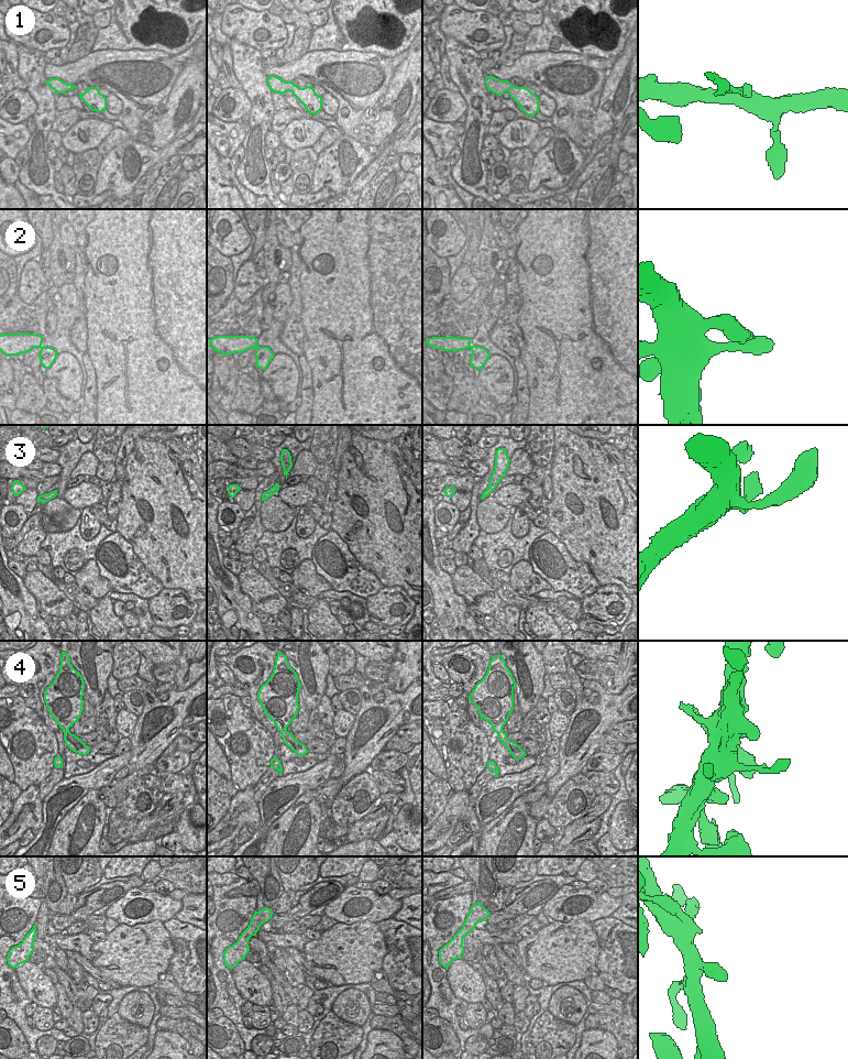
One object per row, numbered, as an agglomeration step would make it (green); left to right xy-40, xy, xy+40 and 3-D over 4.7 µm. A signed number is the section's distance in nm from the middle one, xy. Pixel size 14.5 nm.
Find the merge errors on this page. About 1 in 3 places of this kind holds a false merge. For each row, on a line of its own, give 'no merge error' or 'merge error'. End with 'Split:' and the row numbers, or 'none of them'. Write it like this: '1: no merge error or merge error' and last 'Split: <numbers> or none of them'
1: merge error
2: no merge error
3: no merge error
4: no merge error
5: no merge error
Split: 1

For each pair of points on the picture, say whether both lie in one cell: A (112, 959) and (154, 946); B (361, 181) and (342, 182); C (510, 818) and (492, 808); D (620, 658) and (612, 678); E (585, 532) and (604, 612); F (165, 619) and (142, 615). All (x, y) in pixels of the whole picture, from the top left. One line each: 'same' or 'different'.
A: same
B: different
C: different
D: same
E: different
F: different

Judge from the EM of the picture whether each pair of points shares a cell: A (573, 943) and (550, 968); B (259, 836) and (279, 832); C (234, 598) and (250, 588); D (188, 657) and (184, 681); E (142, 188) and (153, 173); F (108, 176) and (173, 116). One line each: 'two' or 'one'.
A: one
B: two
C: two
D: one
E: one
F: two

